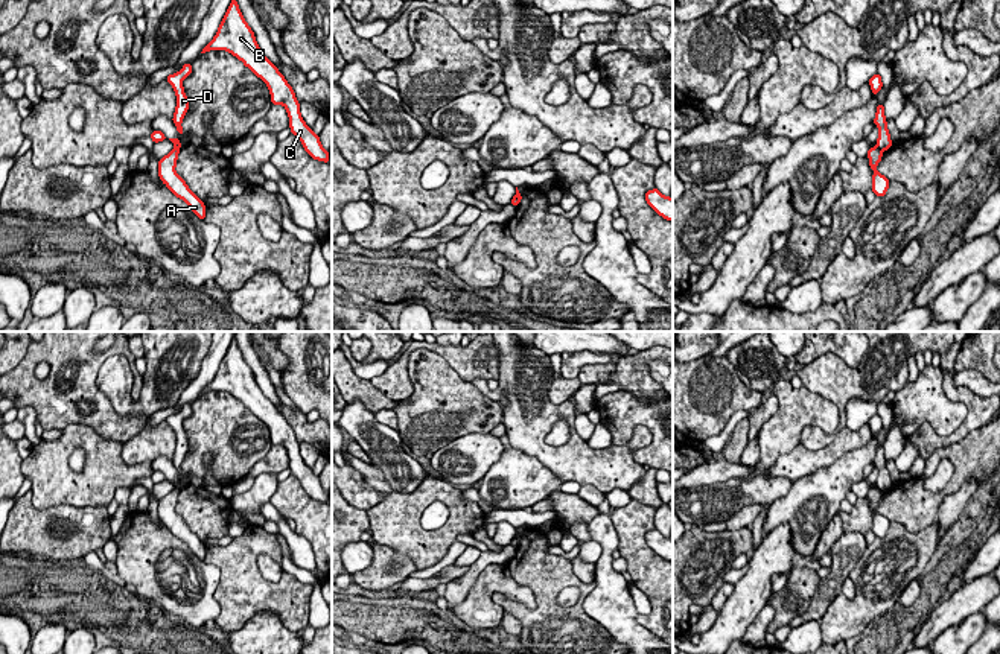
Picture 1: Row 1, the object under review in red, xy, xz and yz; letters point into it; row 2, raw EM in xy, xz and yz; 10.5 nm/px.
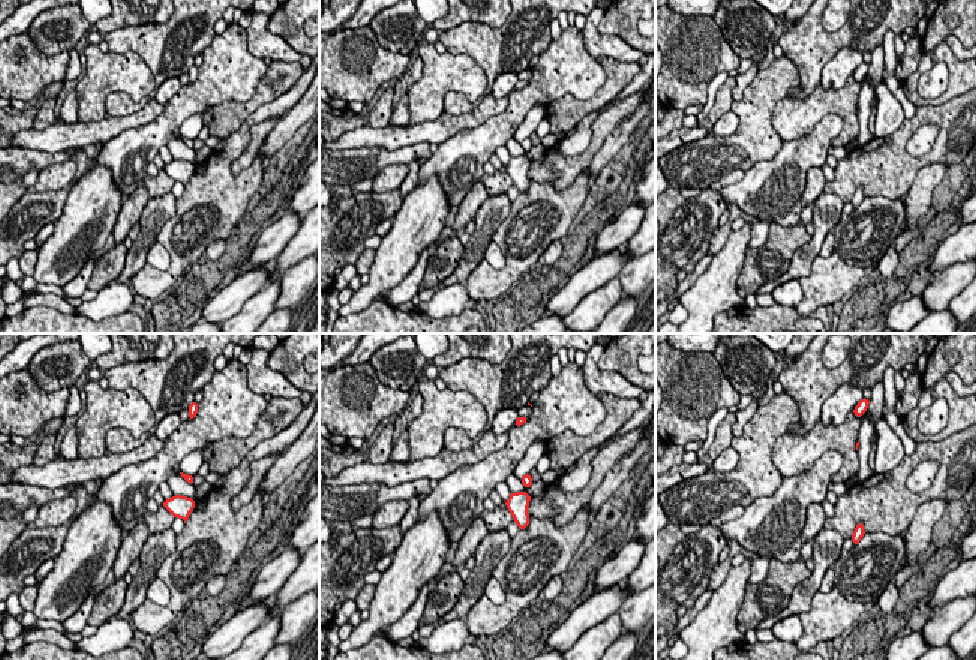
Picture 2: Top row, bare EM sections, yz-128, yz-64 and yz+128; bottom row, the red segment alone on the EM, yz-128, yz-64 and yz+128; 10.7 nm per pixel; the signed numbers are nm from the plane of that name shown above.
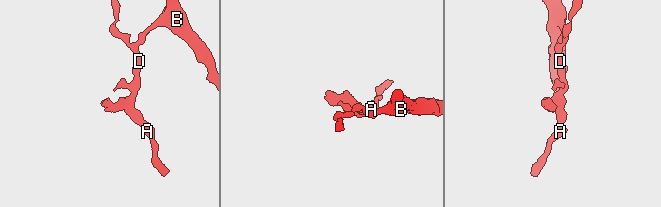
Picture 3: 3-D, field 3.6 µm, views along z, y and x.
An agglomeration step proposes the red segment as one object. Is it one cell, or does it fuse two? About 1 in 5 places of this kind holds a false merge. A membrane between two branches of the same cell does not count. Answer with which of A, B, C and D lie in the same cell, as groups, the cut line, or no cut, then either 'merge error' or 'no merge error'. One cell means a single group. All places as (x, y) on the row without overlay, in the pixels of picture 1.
A / B C D | yz (877, 487), (882, 492) | merge error

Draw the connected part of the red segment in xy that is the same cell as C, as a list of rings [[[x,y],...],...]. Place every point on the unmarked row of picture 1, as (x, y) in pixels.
[[[233,336],[215,379],[202,389],[227,391],[244,403],[269,429],[272,446],[283,446],[289,456],[291,473],[300,479],[304,491],[318,502],[329,503],[329,491],[324,491],[320,478],[312,473],[301,455],[300,444],[292,427],[288,424],[279,409],[262,394],[254,373],[244,360],[239,345]]]

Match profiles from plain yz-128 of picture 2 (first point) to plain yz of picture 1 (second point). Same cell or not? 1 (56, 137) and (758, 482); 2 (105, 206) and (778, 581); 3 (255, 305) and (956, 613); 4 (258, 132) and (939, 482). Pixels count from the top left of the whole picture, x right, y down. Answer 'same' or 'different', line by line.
1: different
2: different
3: different
4: different

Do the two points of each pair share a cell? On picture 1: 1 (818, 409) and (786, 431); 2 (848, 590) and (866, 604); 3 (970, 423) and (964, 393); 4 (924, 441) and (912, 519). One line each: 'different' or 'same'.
1: same
2: different
3: same
4: different

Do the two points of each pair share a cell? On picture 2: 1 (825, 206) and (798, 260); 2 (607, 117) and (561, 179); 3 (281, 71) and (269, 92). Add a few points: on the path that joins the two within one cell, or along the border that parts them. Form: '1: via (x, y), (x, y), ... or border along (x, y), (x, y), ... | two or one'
1: via (825, 219), (811, 246) | one
2: via (600, 132), (594, 147), (576, 164) | one
3: via (279, 75), (270, 87) | one

